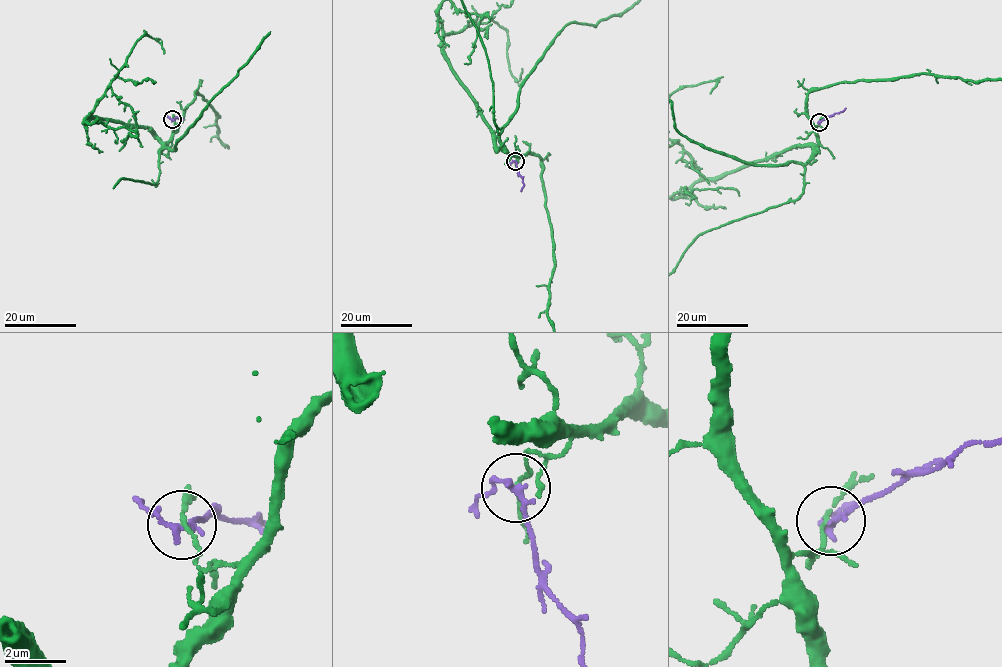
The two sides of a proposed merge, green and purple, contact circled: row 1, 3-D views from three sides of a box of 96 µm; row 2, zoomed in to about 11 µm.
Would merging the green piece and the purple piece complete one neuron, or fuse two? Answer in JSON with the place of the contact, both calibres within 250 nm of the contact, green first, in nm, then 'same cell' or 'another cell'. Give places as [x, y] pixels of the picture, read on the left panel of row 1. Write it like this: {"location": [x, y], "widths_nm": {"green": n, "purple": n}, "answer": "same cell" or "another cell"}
{"location": [172, 119], "widths_nm": {"green": 110, "purple": 200}, "answer": "another cell"}

